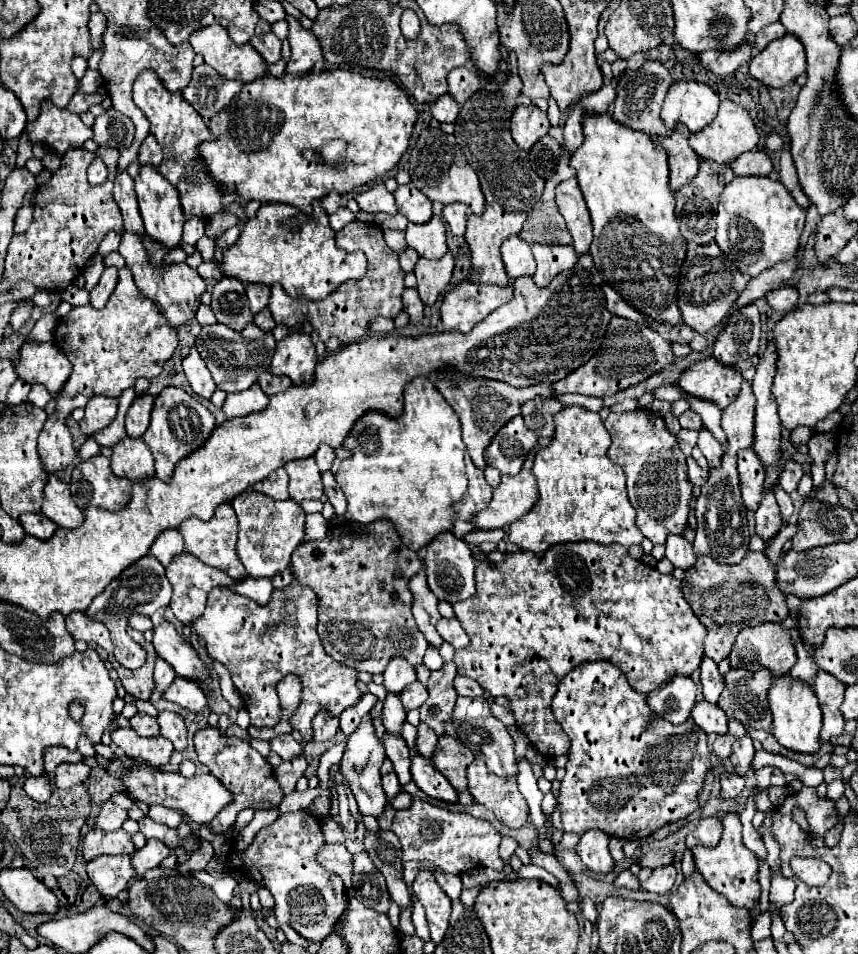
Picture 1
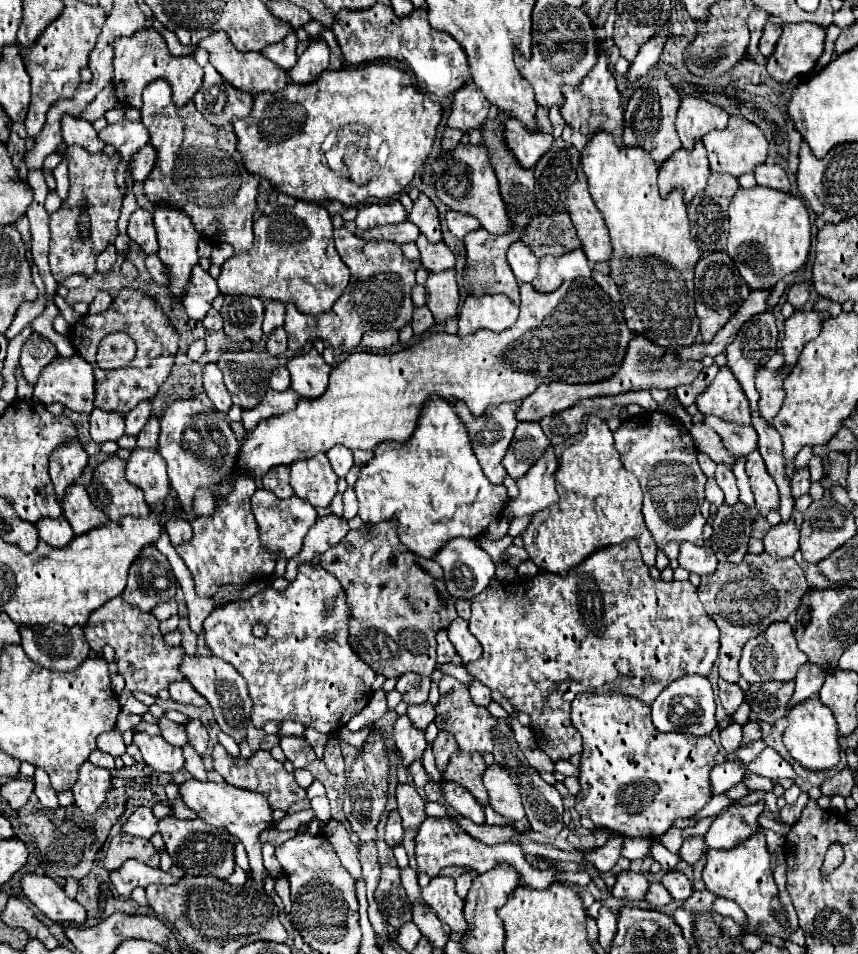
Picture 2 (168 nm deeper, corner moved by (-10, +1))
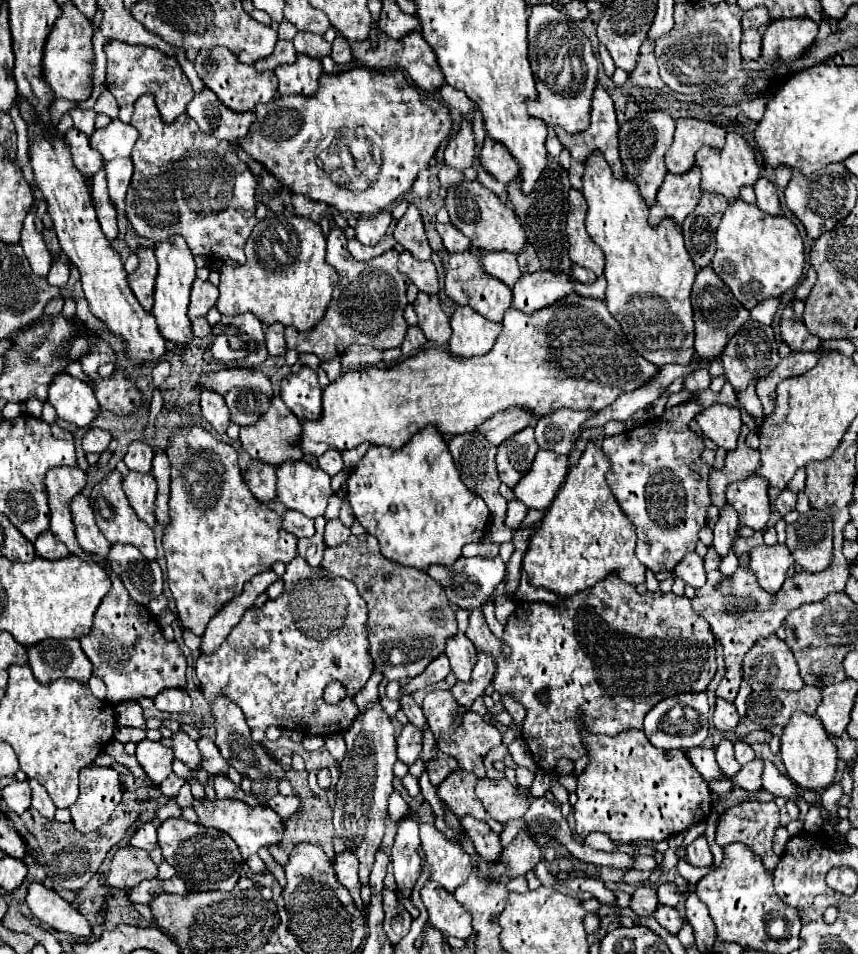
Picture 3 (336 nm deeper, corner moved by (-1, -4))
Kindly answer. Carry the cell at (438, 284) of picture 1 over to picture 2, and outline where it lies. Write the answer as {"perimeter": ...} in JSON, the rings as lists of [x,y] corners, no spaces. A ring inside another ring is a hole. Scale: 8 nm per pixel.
{"perimeter":[[[453,268],[443,272],[429,272],[425,288],[427,288],[427,306],[437,322],[443,322],[445,318],[457,314],[459,288]]]}

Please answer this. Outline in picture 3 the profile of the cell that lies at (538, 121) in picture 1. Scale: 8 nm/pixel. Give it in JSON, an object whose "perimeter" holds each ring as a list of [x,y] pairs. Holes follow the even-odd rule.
{"perimeter":[[[490,137],[484,139],[478,161],[496,181],[504,185],[508,185],[518,177],[518,163],[510,157],[510,153],[506,153],[506,149],[502,149],[502,145],[490,141]]]}

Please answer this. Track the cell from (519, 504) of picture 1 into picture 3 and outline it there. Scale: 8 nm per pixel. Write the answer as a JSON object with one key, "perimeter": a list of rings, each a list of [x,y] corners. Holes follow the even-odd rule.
{"perimeter":[[[538,451],[532,469],[522,477],[522,481],[512,489],[516,499],[522,501],[526,507],[534,507],[534,509],[548,509],[552,499],[558,493],[558,487],[564,483],[568,473],[568,457],[566,455],[556,455],[552,451]]]}

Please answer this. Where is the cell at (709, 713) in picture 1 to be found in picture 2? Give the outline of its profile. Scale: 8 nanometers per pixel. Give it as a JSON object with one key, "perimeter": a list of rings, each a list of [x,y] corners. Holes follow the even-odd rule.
{"perimeter":[[[731,722],[727,728],[719,730],[719,736],[721,736],[721,744],[727,754],[737,752],[739,742],[741,742],[741,726],[737,722]]]}

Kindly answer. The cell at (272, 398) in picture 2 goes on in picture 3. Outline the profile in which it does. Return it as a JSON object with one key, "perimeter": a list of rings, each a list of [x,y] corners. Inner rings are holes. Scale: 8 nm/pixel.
{"perimeter":[[[280,397],[272,399],[268,413],[262,415],[262,421],[258,421],[258,425],[250,425],[240,431],[240,443],[242,443],[244,451],[252,459],[270,463],[274,467],[280,467],[286,461],[304,459],[304,453],[300,449],[300,437],[302,437],[302,423],[298,421],[298,417],[294,417],[294,413],[290,413],[290,409],[286,409],[286,405]]]}

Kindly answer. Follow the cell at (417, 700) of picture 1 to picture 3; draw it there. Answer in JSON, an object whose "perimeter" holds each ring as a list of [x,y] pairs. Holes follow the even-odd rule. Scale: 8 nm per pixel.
{"perimeter":[[[406,725],[398,737],[398,761],[412,765],[422,753],[422,731],[414,725]]]}

